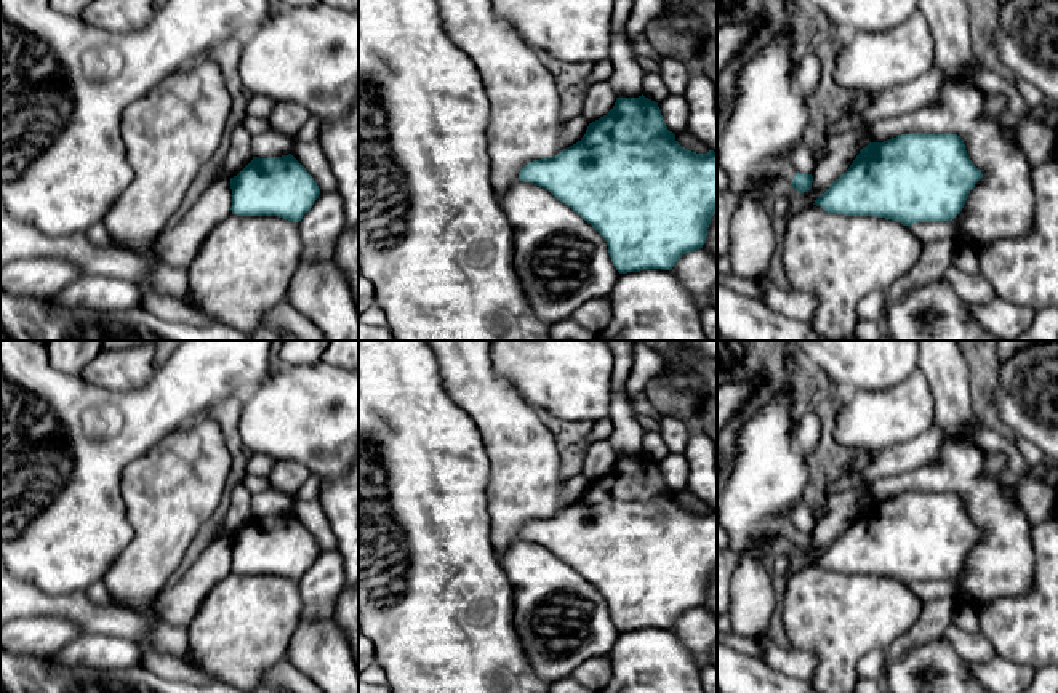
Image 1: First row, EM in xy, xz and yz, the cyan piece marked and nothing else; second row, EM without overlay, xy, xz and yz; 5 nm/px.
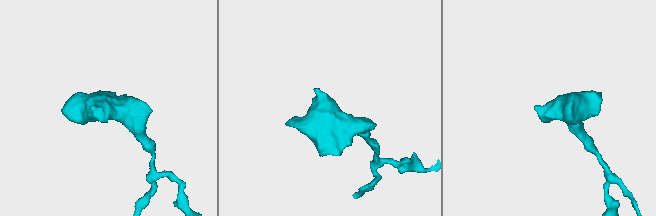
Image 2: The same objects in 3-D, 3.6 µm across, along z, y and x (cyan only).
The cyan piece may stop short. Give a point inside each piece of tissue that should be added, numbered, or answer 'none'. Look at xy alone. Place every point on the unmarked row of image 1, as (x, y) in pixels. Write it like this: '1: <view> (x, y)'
none

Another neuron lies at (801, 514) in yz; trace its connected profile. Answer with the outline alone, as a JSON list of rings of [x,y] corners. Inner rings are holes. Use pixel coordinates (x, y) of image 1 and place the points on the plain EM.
[[[796,503],[789,511],[787,517],[794,523],[794,527],[804,533],[813,533],[816,528],[812,509],[804,503]]]

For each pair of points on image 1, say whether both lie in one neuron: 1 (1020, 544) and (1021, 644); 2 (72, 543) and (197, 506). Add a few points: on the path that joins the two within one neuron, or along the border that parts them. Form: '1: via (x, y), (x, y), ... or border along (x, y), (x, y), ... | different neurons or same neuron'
1: border along (1036, 560), (1034, 584), (1026, 592), (985, 605) | different neurons
2: border along (122, 488), (133, 538), (114, 559) | different neurons

